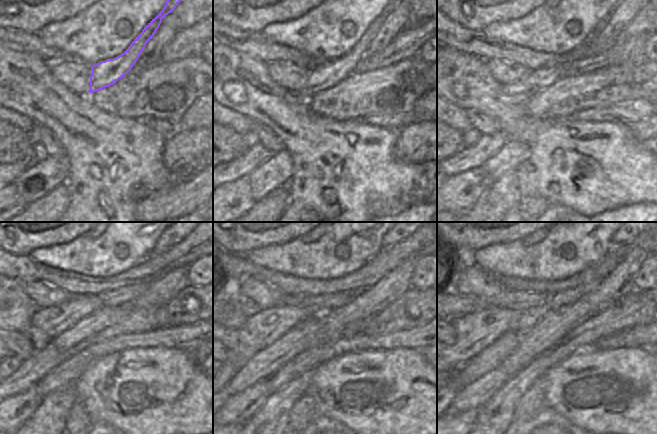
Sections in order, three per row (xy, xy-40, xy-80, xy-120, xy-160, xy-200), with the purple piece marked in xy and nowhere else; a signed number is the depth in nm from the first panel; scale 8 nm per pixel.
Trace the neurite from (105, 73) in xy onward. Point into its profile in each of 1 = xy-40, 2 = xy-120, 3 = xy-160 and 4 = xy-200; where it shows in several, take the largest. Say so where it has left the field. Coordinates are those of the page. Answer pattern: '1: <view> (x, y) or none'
1: xy-40 (326, 74)
2: xy-120 (53, 321)
3: xy-160 (260, 330)
4: xy-200 (476, 331)

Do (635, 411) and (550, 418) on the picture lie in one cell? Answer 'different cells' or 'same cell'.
different cells

